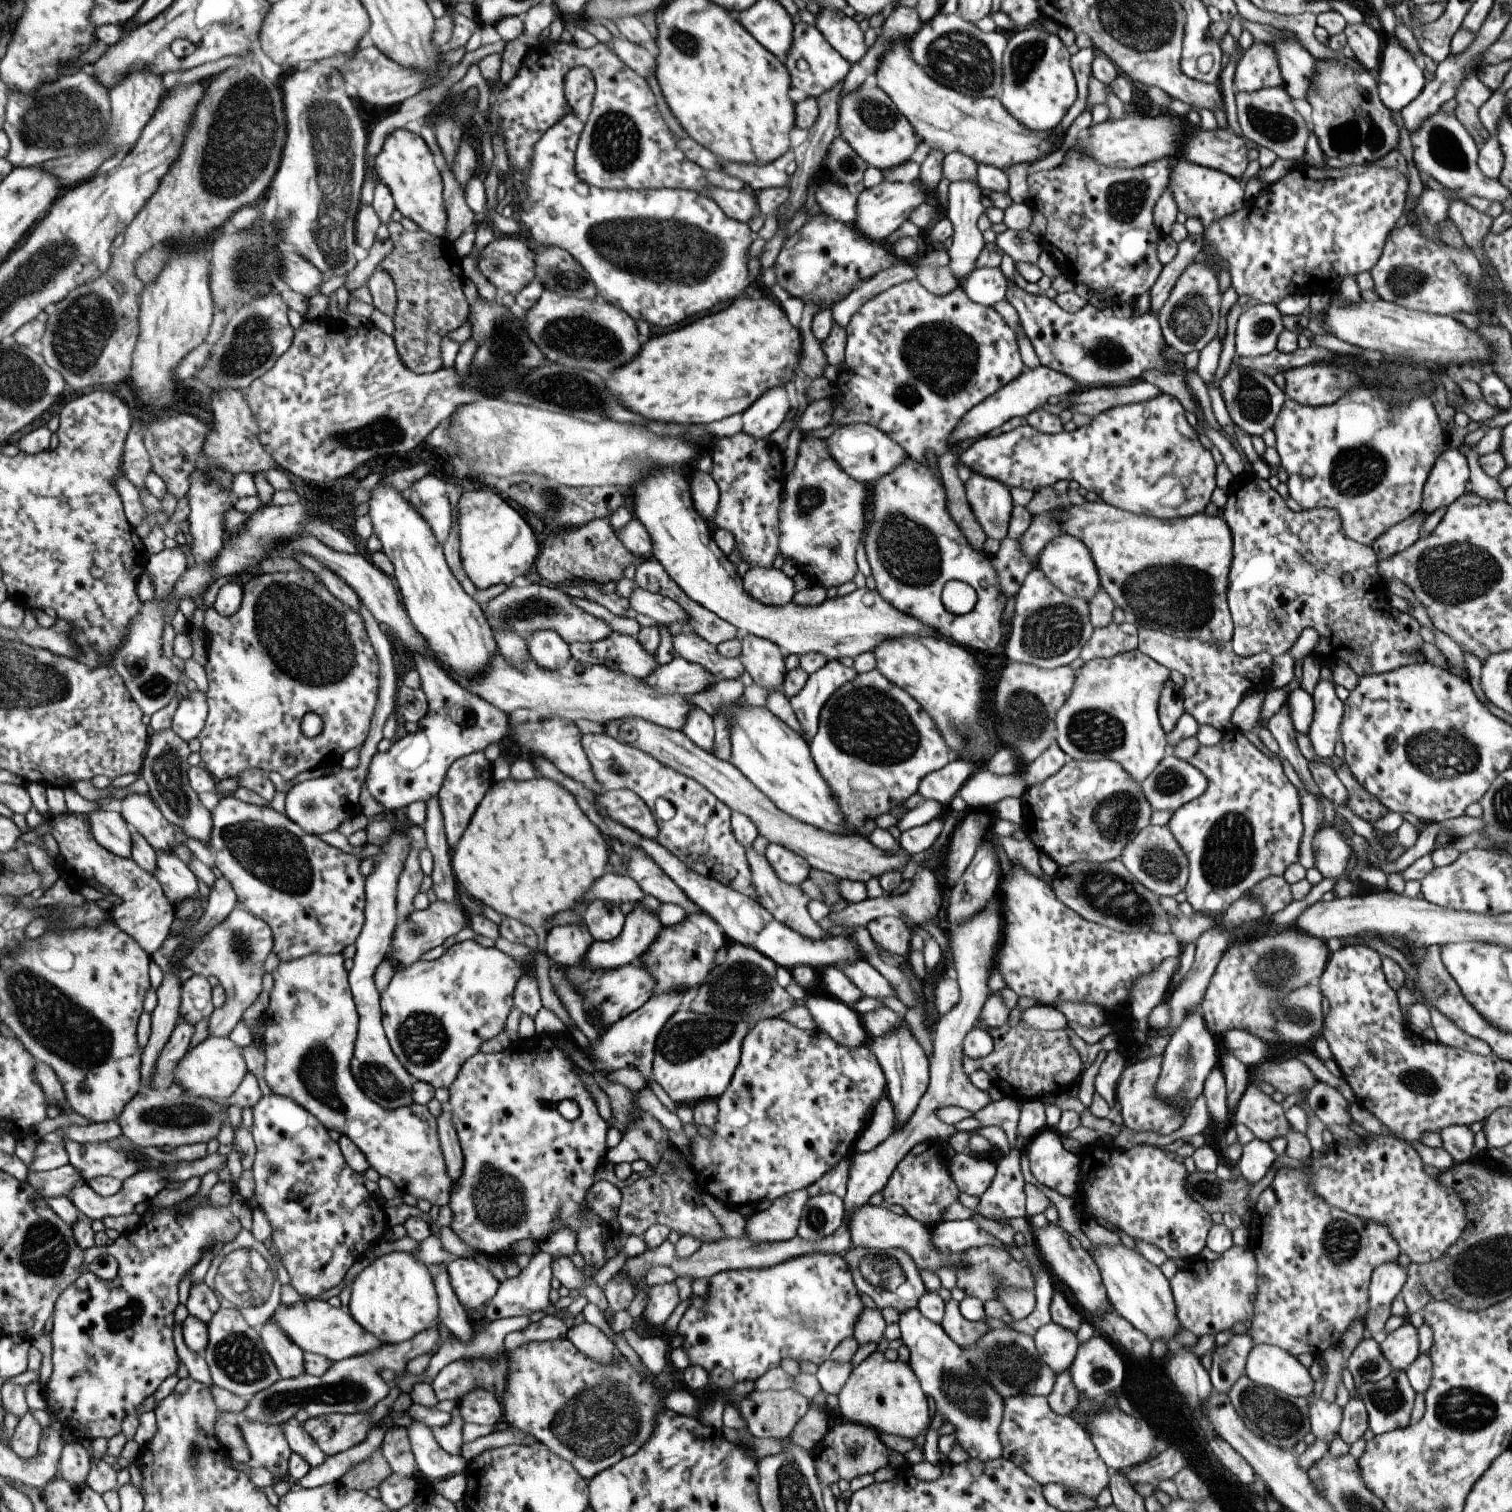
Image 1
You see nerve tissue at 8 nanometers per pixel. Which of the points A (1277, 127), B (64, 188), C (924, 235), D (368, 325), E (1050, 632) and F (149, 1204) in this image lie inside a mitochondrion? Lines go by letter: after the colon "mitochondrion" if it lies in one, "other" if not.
A: mitochondrion
B: other
C: other
D: other
E: mitochondrion
F: other

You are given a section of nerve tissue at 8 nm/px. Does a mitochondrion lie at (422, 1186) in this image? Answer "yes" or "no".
no

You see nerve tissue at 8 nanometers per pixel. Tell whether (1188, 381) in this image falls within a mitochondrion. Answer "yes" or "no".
no

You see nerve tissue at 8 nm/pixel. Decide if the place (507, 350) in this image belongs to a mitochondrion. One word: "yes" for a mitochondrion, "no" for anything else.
yes

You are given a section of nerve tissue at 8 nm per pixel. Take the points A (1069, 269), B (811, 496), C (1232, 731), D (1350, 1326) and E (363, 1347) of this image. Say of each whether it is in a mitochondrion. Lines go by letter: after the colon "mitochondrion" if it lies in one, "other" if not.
A: other
B: mitochondrion
C: other
D: other
E: other

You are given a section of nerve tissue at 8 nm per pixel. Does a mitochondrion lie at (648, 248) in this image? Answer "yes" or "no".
yes

